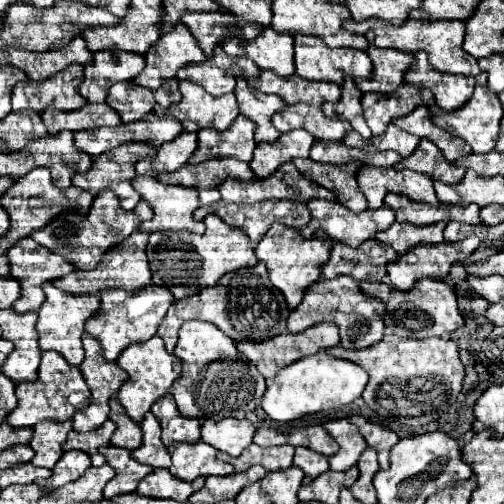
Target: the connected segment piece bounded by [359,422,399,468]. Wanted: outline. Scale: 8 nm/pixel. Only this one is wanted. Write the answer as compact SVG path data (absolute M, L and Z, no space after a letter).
M373 422L359 424L359 432L365 438L365 442L371 448L377 450L377 454L379 454L379 466L387 468L389 466L389 452L399 442L399 436L395 432L391 432L391 430L381 428L379 424L373 424Z

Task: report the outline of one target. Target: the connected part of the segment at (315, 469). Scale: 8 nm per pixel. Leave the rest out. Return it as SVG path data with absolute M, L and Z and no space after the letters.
M295 448L295 458L293 458L293 466L301 468L305 472L303 484L311 484L319 474L323 474L329 464L327 464L327 456L307 450L307 448Z

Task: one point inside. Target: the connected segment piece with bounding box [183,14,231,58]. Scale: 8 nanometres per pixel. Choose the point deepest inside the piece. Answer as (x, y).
(209, 29)

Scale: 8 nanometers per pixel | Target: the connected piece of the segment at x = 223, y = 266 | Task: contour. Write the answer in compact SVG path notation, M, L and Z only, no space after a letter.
M209 214L203 222L207 226L203 236L197 236L193 232L183 232L183 230L155 232L149 236L147 258L149 258L149 268L153 272L153 284L171 290L175 298L193 296L203 288L215 286L223 274L245 266L255 266L259 262L243 230L231 228L215 214Z

